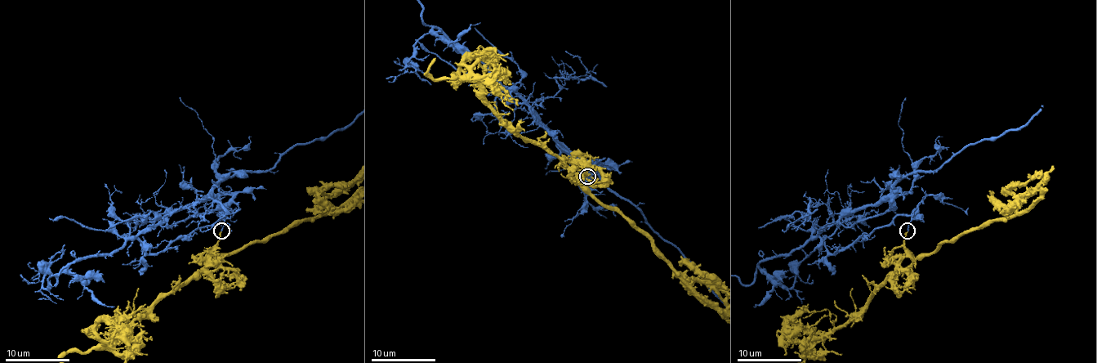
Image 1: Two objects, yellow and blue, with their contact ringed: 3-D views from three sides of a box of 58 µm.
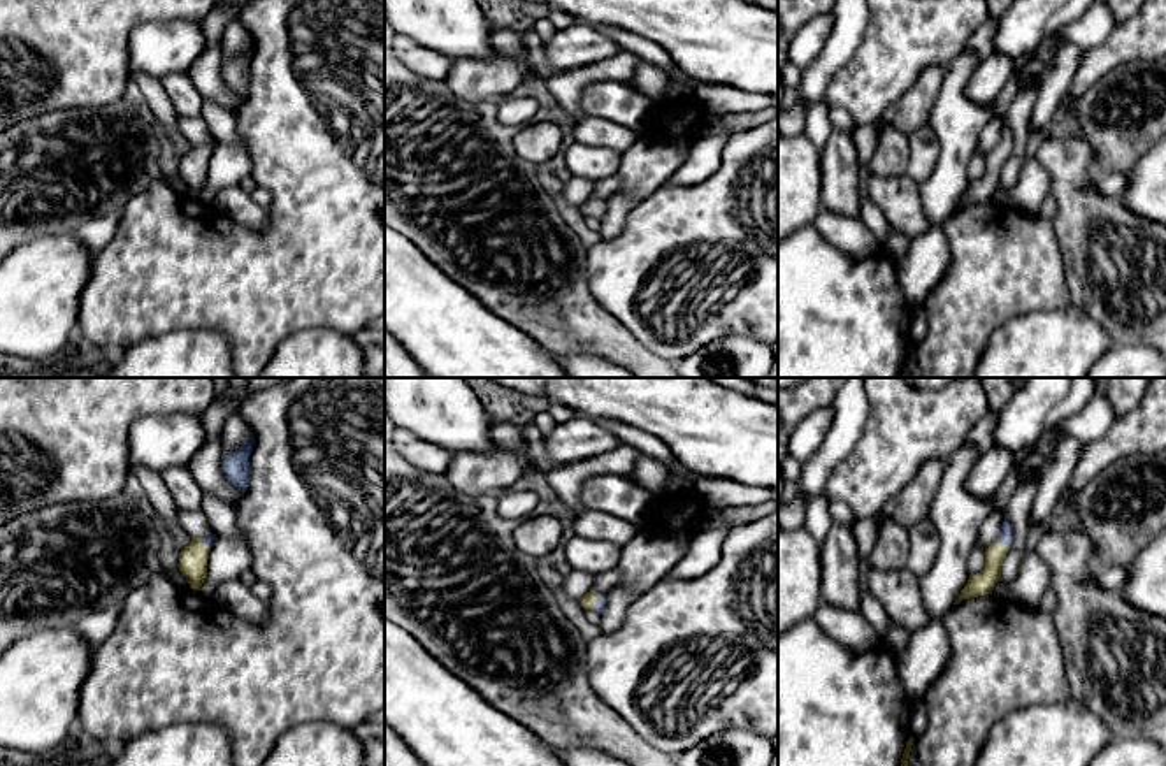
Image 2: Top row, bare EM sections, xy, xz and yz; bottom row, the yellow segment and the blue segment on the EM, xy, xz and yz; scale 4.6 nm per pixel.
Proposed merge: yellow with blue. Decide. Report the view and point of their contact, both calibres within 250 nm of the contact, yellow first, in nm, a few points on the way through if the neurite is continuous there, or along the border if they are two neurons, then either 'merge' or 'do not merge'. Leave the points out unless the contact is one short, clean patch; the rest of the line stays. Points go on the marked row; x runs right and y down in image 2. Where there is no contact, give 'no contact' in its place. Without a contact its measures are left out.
yz (1003, 545) | 110/70 nm | do not merge

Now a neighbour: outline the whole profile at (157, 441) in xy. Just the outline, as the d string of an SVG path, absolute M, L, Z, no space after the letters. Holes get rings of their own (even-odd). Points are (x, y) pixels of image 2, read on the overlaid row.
M149 415L130 427L130 469L148 467L162 473L172 466L188 466L205 444L200 415Z

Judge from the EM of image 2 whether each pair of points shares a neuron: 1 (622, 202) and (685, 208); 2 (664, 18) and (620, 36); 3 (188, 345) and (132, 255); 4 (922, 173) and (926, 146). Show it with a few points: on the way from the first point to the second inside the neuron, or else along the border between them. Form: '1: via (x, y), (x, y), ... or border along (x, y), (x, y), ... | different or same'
1: border along (640, 202), (627, 215), (622, 231), (613, 239) | different
2: border along (594, 25), (622, 27), (657, 43), (666, 51) | different
3: border along (220, 332), (206, 329), (169, 331), (139, 341) | different
4: via (922, 166), (924, 153) | same

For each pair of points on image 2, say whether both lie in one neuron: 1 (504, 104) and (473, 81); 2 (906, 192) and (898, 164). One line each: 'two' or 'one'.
1: two
2: two

